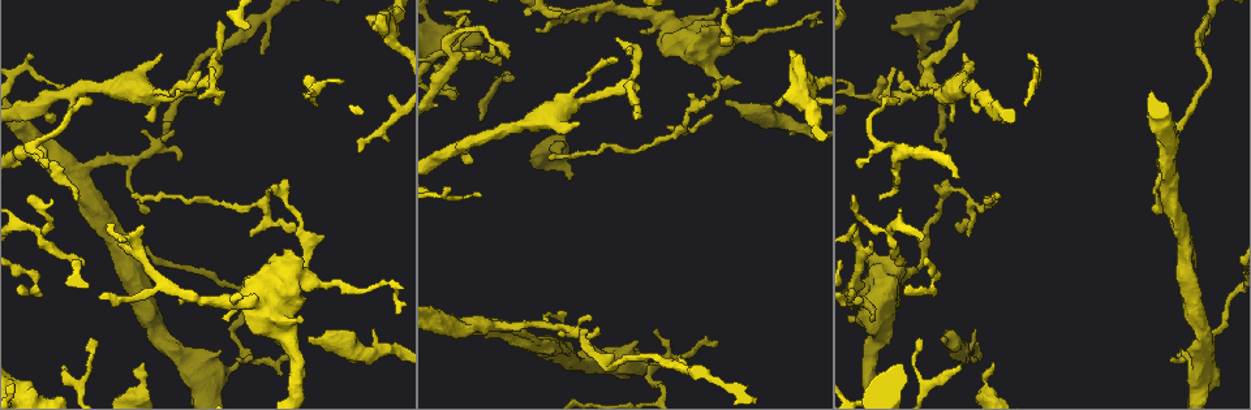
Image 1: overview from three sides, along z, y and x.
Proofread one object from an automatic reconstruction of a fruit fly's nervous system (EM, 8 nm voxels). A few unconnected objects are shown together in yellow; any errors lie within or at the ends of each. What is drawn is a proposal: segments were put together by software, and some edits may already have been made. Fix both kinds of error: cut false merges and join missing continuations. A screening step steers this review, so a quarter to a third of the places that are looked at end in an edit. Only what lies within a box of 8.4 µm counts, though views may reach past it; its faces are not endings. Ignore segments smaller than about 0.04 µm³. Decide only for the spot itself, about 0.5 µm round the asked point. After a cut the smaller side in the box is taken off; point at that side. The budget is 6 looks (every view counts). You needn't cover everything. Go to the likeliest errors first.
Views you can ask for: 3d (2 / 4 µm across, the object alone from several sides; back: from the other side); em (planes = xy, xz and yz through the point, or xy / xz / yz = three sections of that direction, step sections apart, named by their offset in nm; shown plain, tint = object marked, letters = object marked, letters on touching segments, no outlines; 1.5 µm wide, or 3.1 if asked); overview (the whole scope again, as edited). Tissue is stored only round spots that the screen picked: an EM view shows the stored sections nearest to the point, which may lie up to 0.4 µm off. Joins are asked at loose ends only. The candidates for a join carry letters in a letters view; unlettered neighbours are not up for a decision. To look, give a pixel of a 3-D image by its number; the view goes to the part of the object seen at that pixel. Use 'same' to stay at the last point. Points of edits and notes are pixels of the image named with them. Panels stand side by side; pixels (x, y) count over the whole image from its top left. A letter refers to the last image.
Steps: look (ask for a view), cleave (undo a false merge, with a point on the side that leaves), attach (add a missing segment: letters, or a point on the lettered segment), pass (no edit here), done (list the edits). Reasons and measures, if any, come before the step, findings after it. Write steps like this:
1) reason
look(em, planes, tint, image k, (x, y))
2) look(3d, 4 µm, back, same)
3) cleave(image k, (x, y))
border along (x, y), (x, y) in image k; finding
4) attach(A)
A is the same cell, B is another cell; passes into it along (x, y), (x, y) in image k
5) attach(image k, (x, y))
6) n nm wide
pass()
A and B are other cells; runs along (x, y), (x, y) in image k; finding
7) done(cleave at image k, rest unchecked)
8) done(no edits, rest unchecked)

free end
look(em, planes, letters, image 1, (727, 104))

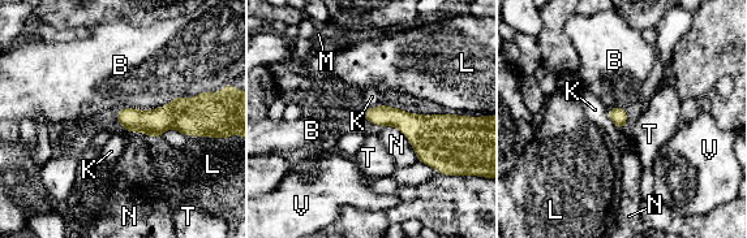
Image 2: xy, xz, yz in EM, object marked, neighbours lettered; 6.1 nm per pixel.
attach(M)
M is the same cell, B, K, L, N, T and V are other cells; passes into it along (381, 116), (364, 112), (359, 105) in image 2; the neuron continues

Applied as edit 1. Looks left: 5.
see it whole again
look(overview)

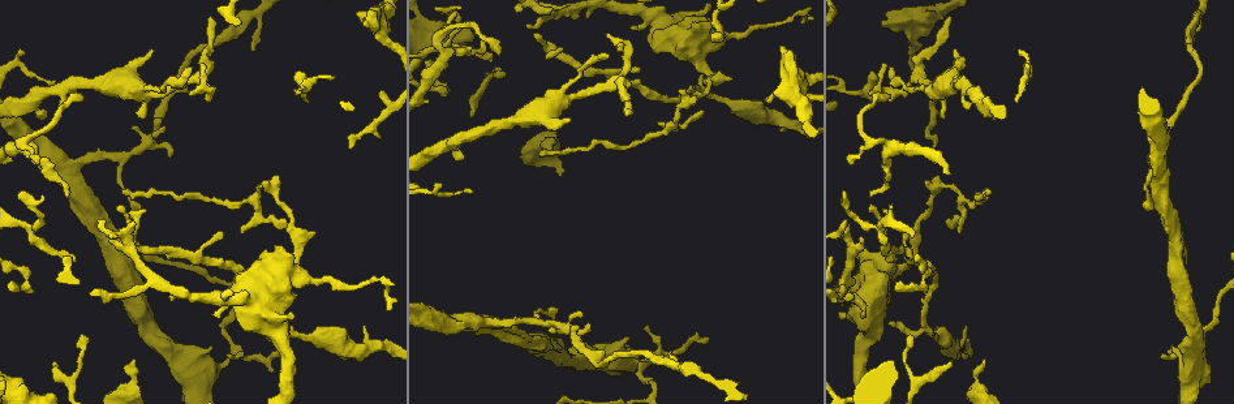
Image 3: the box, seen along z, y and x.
branch stops here
look(em, planes, plain, image 3, (209, 18))

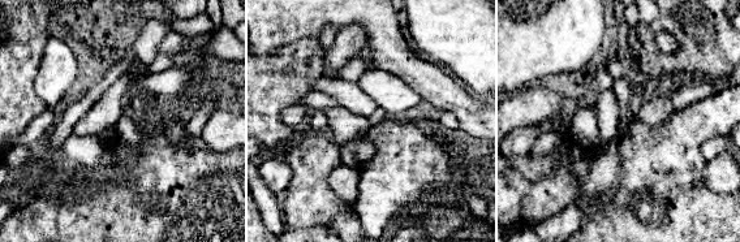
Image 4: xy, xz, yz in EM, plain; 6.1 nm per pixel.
look(em, planes, letters, same)

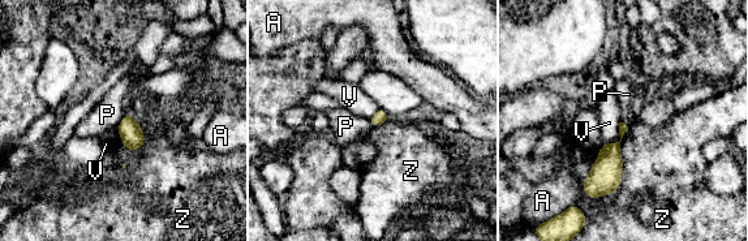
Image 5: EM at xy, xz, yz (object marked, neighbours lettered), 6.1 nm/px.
pass()
A, P, V and Z are other cells; border along (124, 115), (116, 128) in image 5; none of them fits

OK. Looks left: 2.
thin end
look(3d, 2 µm, image 3, (222, 235))

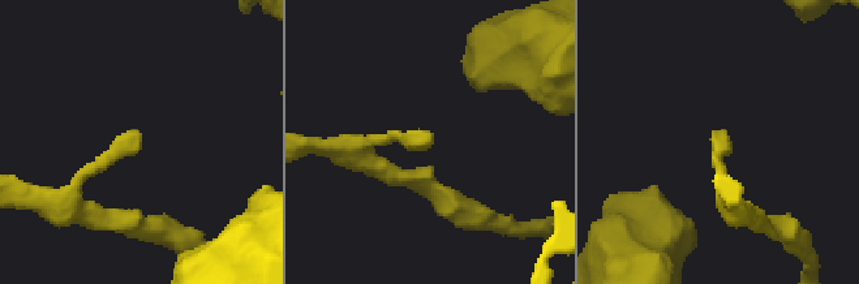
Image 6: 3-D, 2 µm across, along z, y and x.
look(em, planes, letters, image 6, (713, 135))

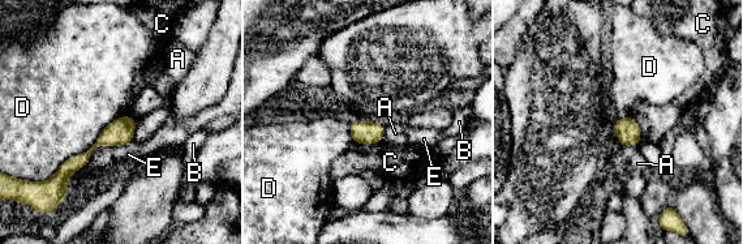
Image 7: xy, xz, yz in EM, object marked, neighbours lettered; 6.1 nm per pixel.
D touches over 600 nm
pass()
A, B, C, D and E are other cells; border along (124, 115), (48, 180) in image 7; none of them fits

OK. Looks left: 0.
done(attach at image 2, rest unchecked)

